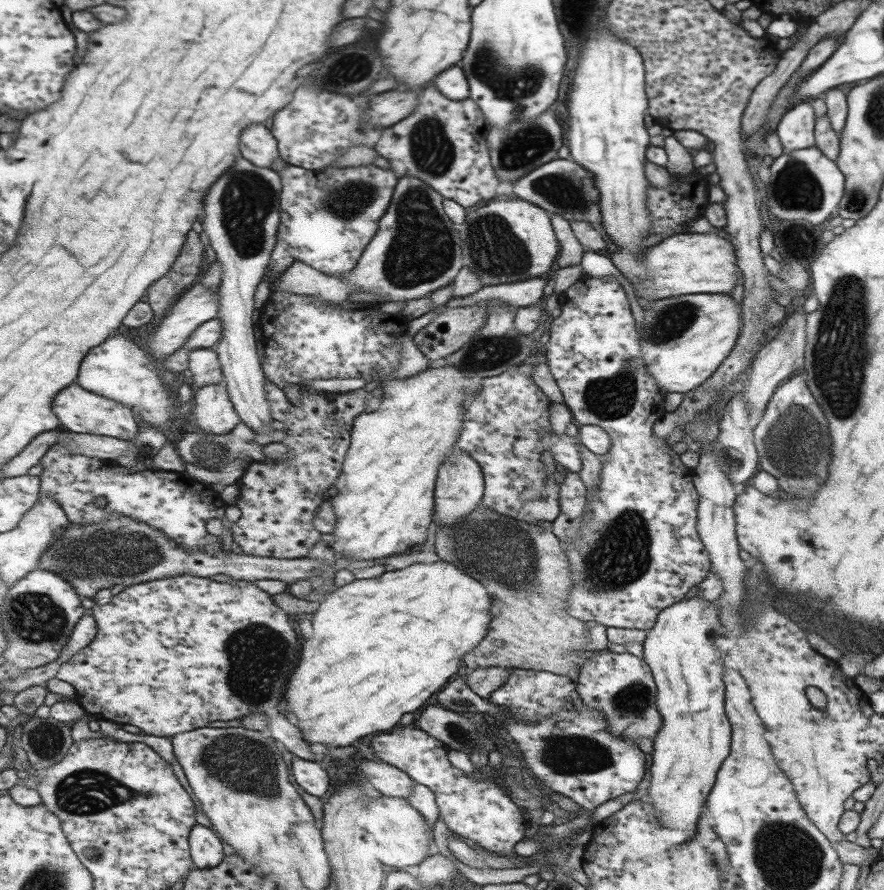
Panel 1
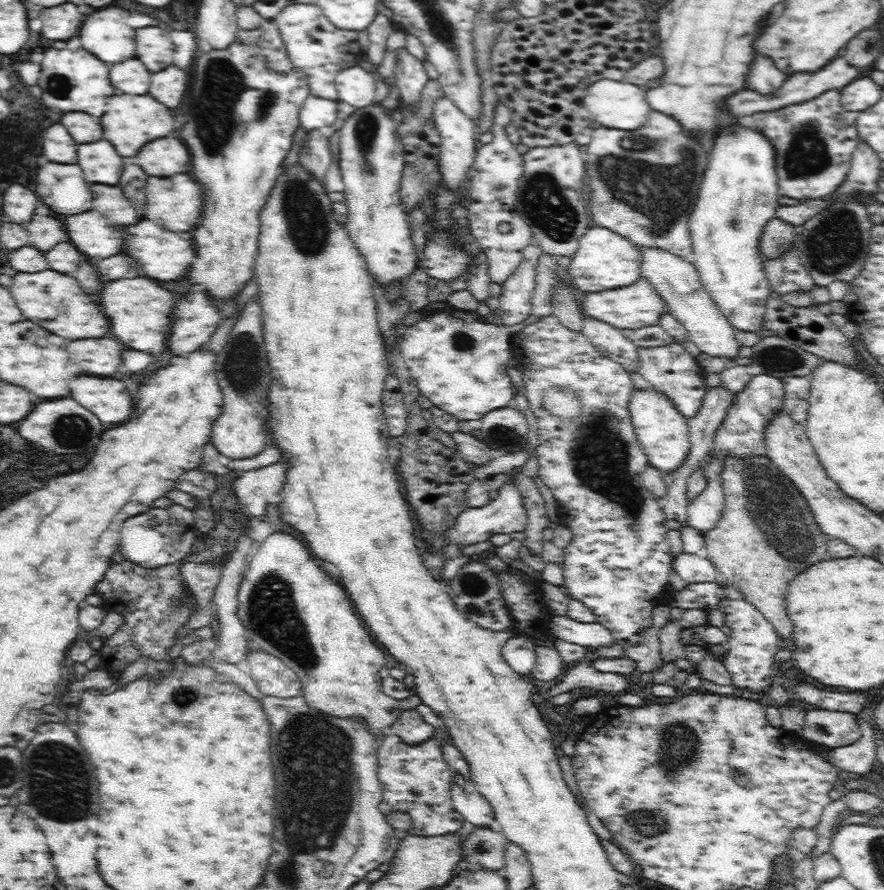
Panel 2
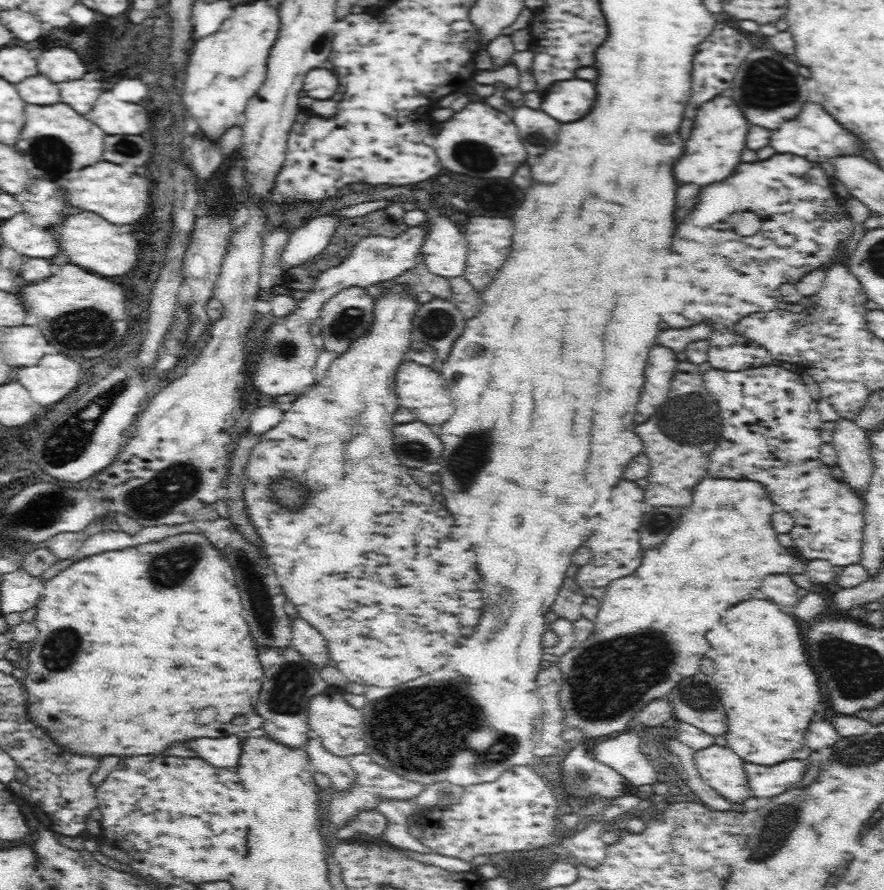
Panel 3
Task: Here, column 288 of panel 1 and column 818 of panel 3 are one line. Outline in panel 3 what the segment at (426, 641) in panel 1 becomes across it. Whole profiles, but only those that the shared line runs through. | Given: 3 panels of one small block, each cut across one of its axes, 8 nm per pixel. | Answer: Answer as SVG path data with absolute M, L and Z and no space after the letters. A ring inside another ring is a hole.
M746 600L728 608L722 624L712 628L706 638L714 650L714 680L718 682L720 702L728 718L728 732L722 734L728 749L744 763L759 766L772 766L792 758L790 752L802 746L804 728L822 704L814 674L806 664L806 656L802 656L802 640L798 640L798 626L792 616L780 612L768 600Z

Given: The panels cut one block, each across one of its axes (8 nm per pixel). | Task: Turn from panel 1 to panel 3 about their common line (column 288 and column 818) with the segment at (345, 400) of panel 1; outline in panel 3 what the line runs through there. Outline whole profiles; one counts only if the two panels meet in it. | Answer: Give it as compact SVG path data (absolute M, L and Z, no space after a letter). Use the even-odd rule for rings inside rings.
M781 362L738 372L711 369L702 372L702 376L710 399L720 408L724 432L724 438L718 444L709 446L707 477L750 480L760 484L771 504L791 516L793 527L787 532L790 534L789 548L793 549L793 555L800 560L824 559L834 566L842 567L860 563L865 525L863 498L858 489L854 489L849 482L836 474L833 468L819 459L818 447L823 443L820 438L822 421L816 401L806 390L801 375L786 370Z

